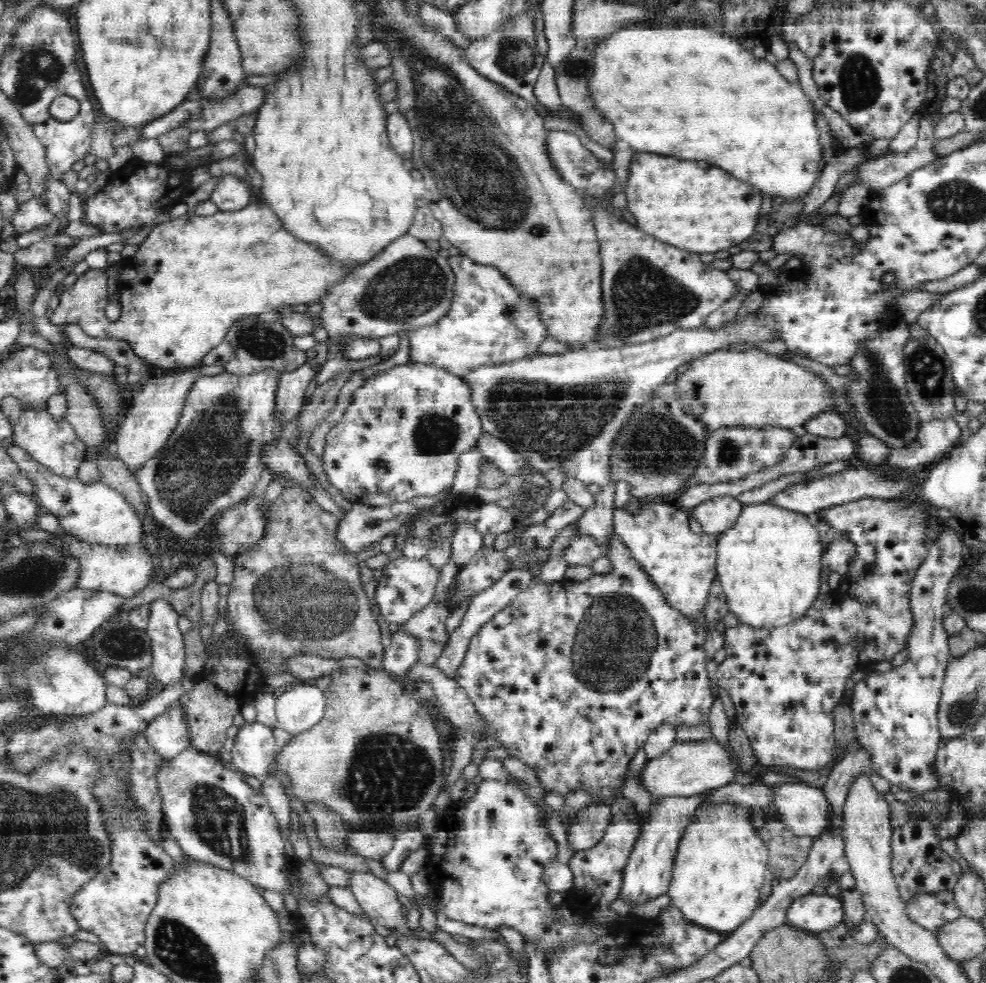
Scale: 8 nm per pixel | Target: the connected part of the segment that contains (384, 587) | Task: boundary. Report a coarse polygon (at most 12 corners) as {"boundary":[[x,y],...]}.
{"boundary":[[427,557],[384,566],[375,601],[402,624],[434,600],[439,570]]}

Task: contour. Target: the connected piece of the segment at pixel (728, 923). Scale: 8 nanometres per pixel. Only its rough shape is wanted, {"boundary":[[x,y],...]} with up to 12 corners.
{"boundary":[[703,802],[667,893],[727,935],[759,908],[769,850],[750,807]]}

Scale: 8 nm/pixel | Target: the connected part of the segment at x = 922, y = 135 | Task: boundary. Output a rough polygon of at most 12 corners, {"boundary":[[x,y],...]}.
{"boundary":[[934,118],[919,120],[914,148],[862,163],[851,186],[862,181],[873,194],[913,170],[939,160]]}

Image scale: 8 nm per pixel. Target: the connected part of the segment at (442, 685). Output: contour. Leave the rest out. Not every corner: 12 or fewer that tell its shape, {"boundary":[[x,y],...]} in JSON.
{"boundary":[[416,662],[406,678],[430,683],[455,727],[484,727],[464,688],[436,666]]}

